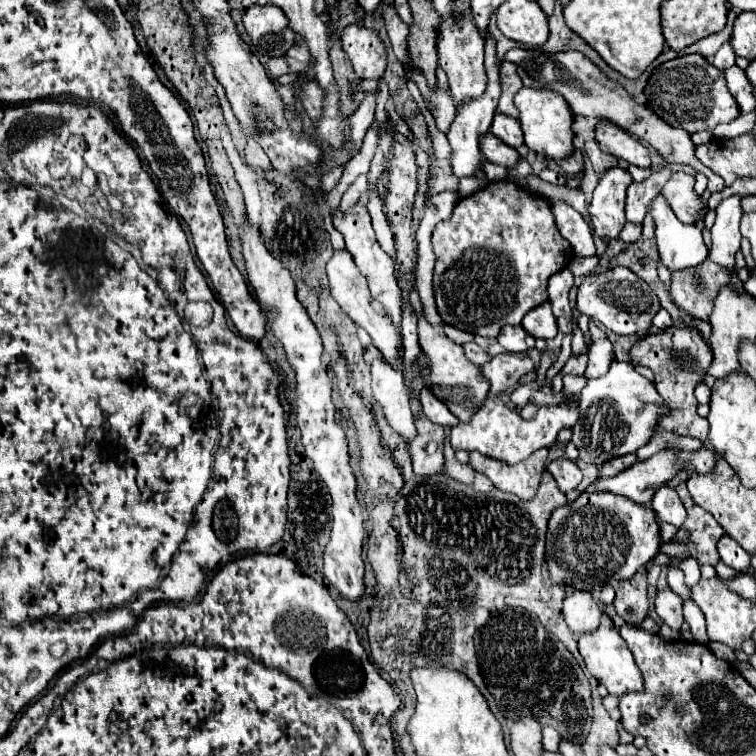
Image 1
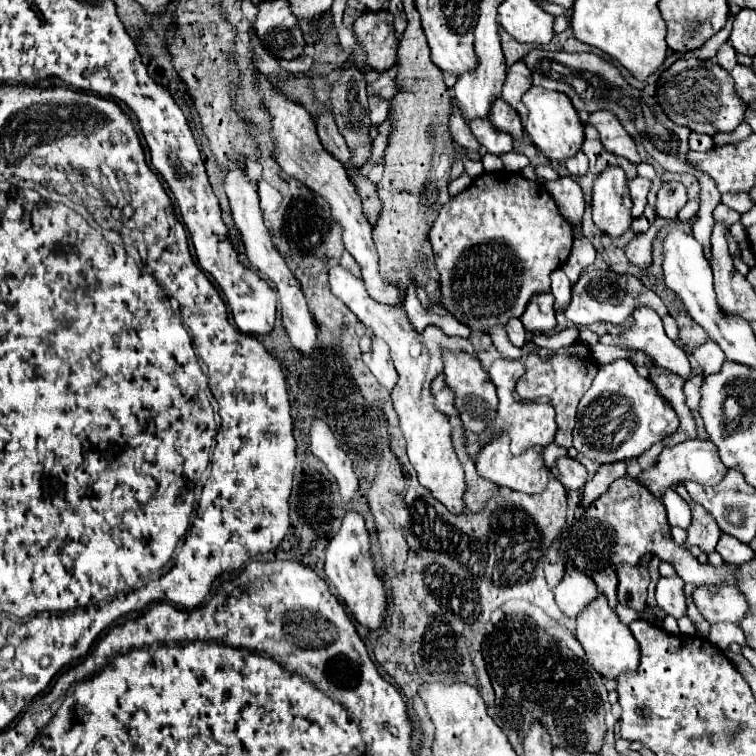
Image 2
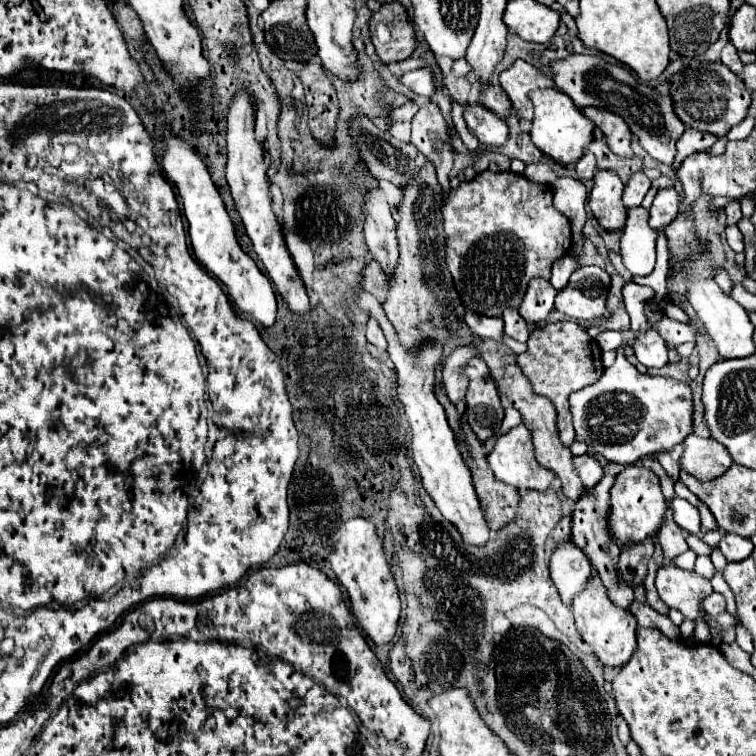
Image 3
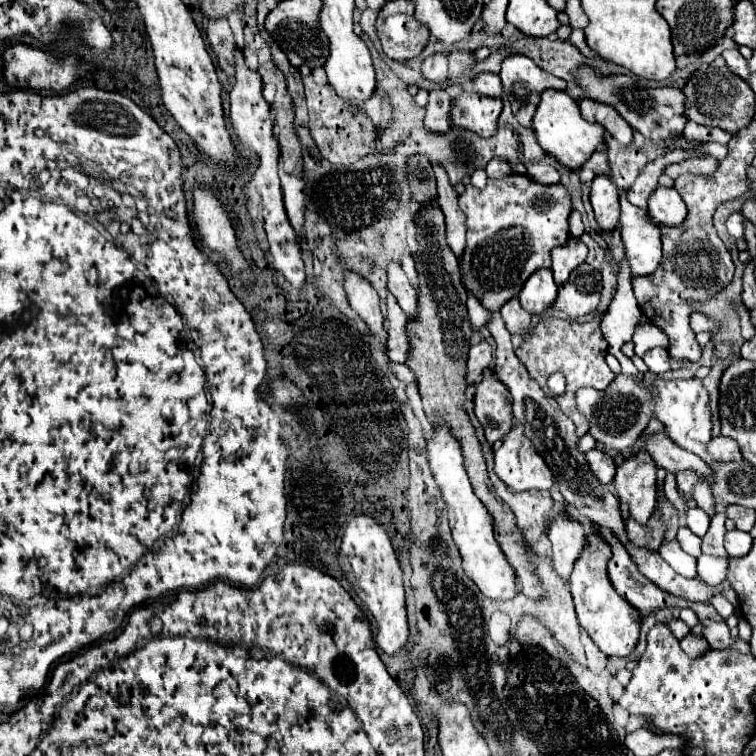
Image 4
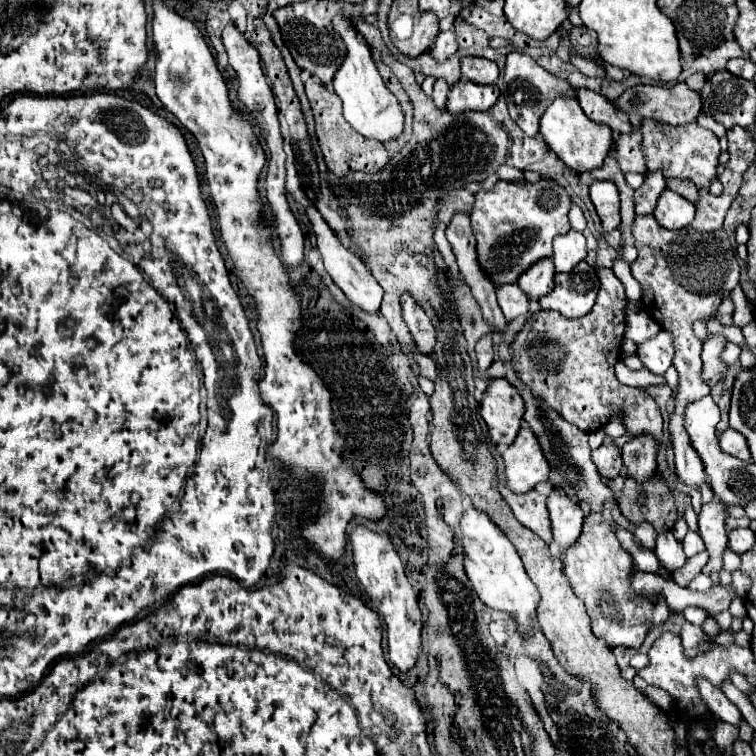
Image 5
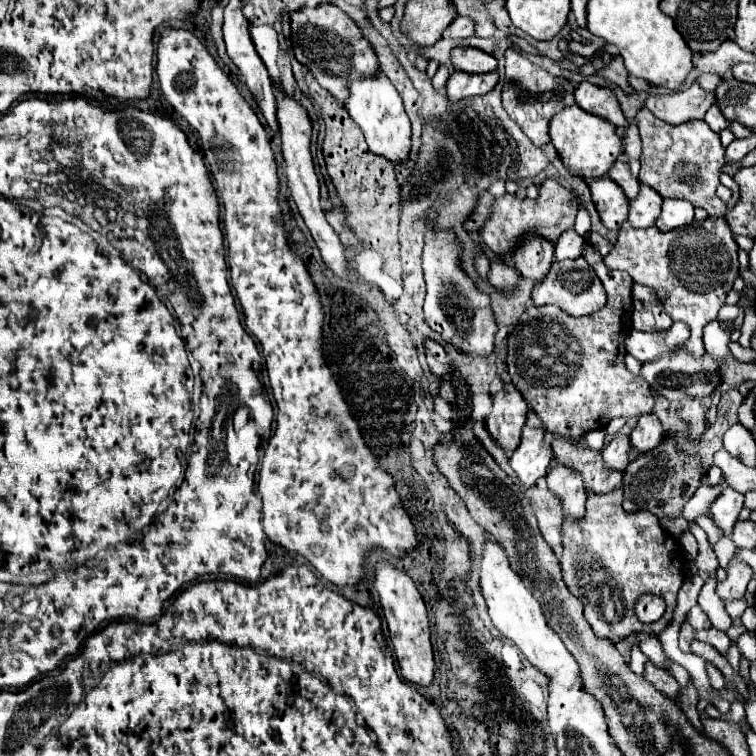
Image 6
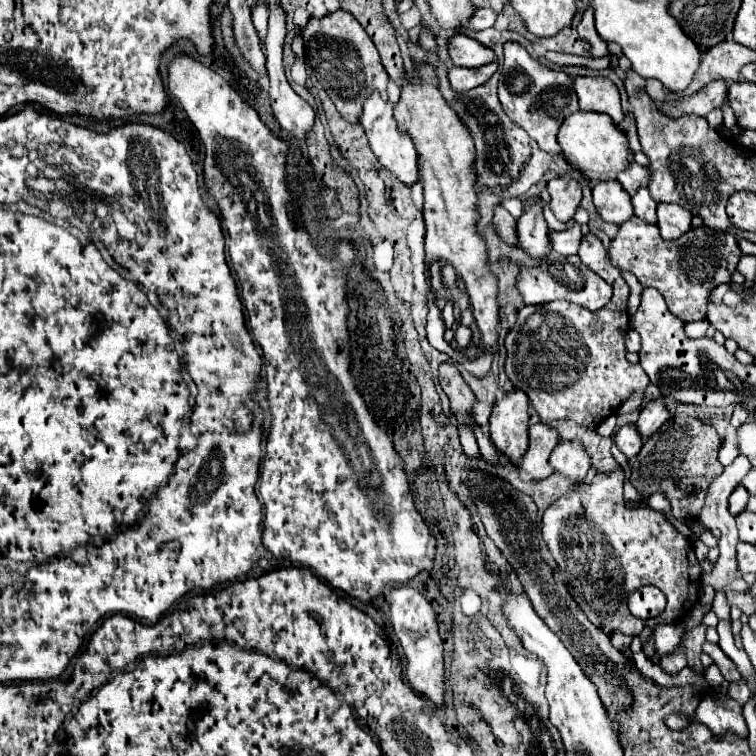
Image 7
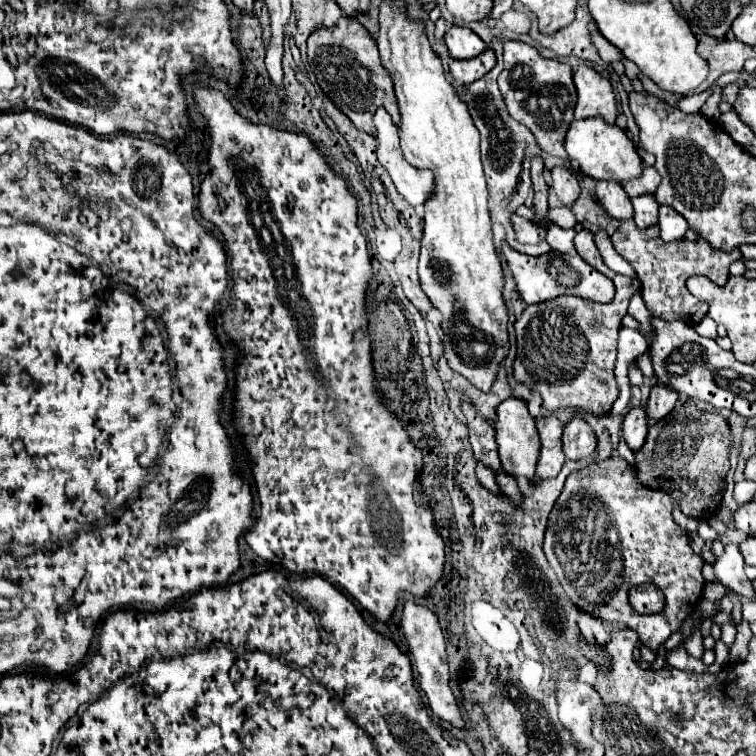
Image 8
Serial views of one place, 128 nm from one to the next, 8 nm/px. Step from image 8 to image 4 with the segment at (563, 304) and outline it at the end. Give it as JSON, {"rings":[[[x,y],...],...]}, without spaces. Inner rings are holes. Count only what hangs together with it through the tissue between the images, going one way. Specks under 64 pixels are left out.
{"rings":[[[596,314],[588,322],[546,318],[546,320],[538,322],[538,326],[530,332],[528,338],[524,338],[520,348],[516,350],[516,356],[526,366],[530,378],[534,378],[548,396],[552,396],[552,392],[546,386],[548,376],[554,374],[554,372],[562,372],[564,374],[566,390],[560,396],[554,394],[554,400],[560,404],[562,412],[568,418],[574,420],[578,436],[584,436],[590,430],[590,422],[586,420],[586,416],[576,406],[576,400],[574,400],[576,392],[580,388],[584,388],[584,386],[592,386],[596,390],[606,390],[606,386],[614,380],[614,372],[608,368],[608,364],[604,360],[604,354],[608,354],[608,340],[602,334],[600,322],[602,322],[602,314]],[[656,432],[650,436],[640,434],[640,438],[646,440],[646,450],[654,458],[654,462],[662,466],[666,472],[678,474],[690,468],[690,470],[696,470],[698,476],[710,482],[710,468],[696,454],[690,454],[688,450],[682,450],[680,446],[676,446],[664,432]]]}

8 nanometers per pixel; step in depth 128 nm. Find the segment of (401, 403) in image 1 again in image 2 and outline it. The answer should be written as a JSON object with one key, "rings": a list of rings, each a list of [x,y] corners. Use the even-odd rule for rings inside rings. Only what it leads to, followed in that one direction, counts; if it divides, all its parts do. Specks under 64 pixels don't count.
{"rings":[[[370,336],[370,338],[372,338],[372,348],[370,348],[370,352],[364,354],[364,362],[370,368],[370,372],[376,376],[376,380],[384,388],[392,390],[394,382],[398,380],[398,374],[396,374],[396,368],[392,364],[392,360],[390,360],[388,346],[386,346],[384,340],[380,340],[376,336]]]}

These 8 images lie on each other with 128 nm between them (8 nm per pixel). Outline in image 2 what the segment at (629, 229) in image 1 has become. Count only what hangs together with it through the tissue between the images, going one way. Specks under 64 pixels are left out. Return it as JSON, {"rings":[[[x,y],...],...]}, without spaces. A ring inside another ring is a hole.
{"rings":[[[646,206],[646,210],[642,212],[642,216],[638,216],[638,218],[632,220],[630,230],[634,234],[642,234],[642,232],[646,232],[652,226],[652,222],[654,222],[654,208],[652,206]]]}

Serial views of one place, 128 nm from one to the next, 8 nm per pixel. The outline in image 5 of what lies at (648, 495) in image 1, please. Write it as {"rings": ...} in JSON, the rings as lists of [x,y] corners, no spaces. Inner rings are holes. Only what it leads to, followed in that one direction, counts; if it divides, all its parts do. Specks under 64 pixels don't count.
{"rings":[[[728,428],[722,436],[720,436],[720,446],[724,452],[744,460],[744,462],[750,462],[750,450],[748,450],[748,444],[746,444],[746,438],[734,430],[734,428]]]}

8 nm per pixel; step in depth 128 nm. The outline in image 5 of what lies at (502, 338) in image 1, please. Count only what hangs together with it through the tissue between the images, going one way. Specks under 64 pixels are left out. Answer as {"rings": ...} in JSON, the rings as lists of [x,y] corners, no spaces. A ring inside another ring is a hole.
{"rings":[[[516,282],[514,284],[498,284],[496,294],[498,294],[498,304],[500,304],[506,320],[514,320],[514,318],[528,314],[528,298]]]}

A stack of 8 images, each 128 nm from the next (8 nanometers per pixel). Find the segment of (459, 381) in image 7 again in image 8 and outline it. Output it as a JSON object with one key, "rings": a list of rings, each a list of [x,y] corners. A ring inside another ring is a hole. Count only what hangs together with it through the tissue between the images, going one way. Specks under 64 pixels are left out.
{"rings":[[[464,400],[462,410],[466,414],[466,424],[470,428],[470,444],[474,450],[474,456],[486,466],[492,468],[494,472],[502,470],[500,458],[498,458],[498,444],[494,438],[494,428],[488,426],[486,418],[482,418],[470,404]]]}

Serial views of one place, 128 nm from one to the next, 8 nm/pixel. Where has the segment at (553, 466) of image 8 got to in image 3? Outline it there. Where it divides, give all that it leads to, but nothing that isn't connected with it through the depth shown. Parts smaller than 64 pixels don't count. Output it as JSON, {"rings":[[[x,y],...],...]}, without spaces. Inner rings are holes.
{"rings":[[[524,424],[508,430],[506,434],[498,436],[496,444],[494,444],[494,450],[488,454],[488,464],[496,476],[496,480],[504,482],[504,484],[510,484],[510,486],[516,486],[518,490],[548,490],[556,478],[556,474],[544,466],[540,466],[532,454],[532,442],[530,442],[530,434],[526,430]]]}

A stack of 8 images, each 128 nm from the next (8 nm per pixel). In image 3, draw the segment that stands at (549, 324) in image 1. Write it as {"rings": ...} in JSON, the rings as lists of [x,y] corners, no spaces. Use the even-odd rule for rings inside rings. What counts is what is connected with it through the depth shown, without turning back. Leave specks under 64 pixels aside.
{"rings":[[[534,278],[530,280],[530,286],[526,290],[526,298],[520,304],[520,314],[522,318],[534,326],[540,324],[548,318],[548,314],[554,308],[554,298],[556,298],[556,290],[554,286],[544,280],[544,278]]]}

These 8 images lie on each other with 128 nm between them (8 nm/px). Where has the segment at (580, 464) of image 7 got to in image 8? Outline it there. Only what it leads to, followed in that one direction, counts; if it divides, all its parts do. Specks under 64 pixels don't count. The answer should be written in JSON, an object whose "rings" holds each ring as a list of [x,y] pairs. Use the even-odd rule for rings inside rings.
{"rings":[[[574,416],[566,426],[564,426],[564,454],[568,460],[580,460],[592,456],[596,450],[596,436],[594,430],[580,418]]]}

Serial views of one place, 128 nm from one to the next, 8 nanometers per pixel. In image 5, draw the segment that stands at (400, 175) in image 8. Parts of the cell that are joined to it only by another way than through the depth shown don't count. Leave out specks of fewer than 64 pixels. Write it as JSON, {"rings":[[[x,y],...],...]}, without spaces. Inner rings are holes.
{"rings":[[[338,14],[332,24],[348,48],[348,54],[332,82],[334,92],[344,102],[344,118],[350,122],[350,126],[354,130],[358,130],[362,136],[366,136],[370,140],[376,140],[382,144],[388,140],[396,140],[404,132],[404,112],[402,112],[396,96],[386,88],[386,84],[372,60],[368,44],[358,38],[354,28],[342,14]]]}

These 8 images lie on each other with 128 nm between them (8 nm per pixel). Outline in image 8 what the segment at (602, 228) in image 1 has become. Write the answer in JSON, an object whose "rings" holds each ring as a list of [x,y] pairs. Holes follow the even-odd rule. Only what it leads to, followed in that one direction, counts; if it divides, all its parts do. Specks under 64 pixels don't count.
{"rings":[[[598,180],[594,188],[600,206],[616,220],[630,220],[634,210],[630,204],[628,194],[624,192],[620,182],[614,180]]]}

